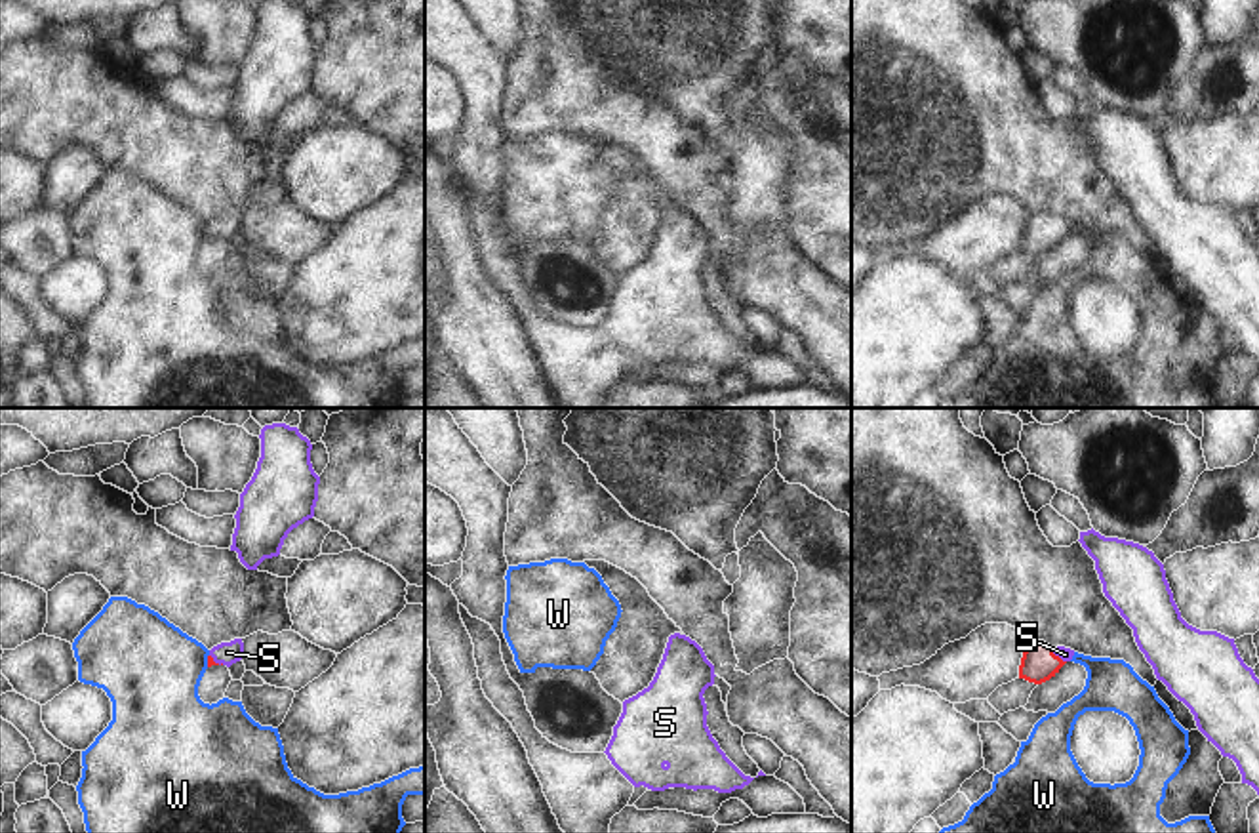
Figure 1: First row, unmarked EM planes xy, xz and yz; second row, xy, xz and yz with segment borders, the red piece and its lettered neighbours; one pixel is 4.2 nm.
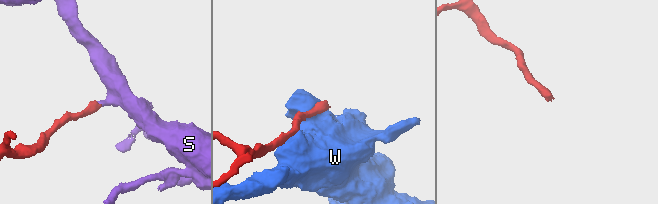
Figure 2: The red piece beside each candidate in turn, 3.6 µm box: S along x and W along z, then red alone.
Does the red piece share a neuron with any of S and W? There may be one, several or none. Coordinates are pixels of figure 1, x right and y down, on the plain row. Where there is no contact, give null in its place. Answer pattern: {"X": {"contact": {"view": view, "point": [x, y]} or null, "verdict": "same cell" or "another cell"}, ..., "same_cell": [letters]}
{"S": {"contact": {"view": "yz", "point": [1058, 229]}, "verdict": "same cell"}, "W": {"contact": {"view": "xy", "point": [208, 233]}, "verdict": "another cell"}, "same_cell": ["S"]}

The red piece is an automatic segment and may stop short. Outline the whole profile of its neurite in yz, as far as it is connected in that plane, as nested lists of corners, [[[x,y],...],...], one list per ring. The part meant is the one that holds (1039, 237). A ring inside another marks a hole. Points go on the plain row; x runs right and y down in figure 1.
[[[1044,213],[1029,215],[1021,231],[1019,252],[1042,257],[1055,250],[1072,229],[1074,223],[1065,219],[1051,221]]]

